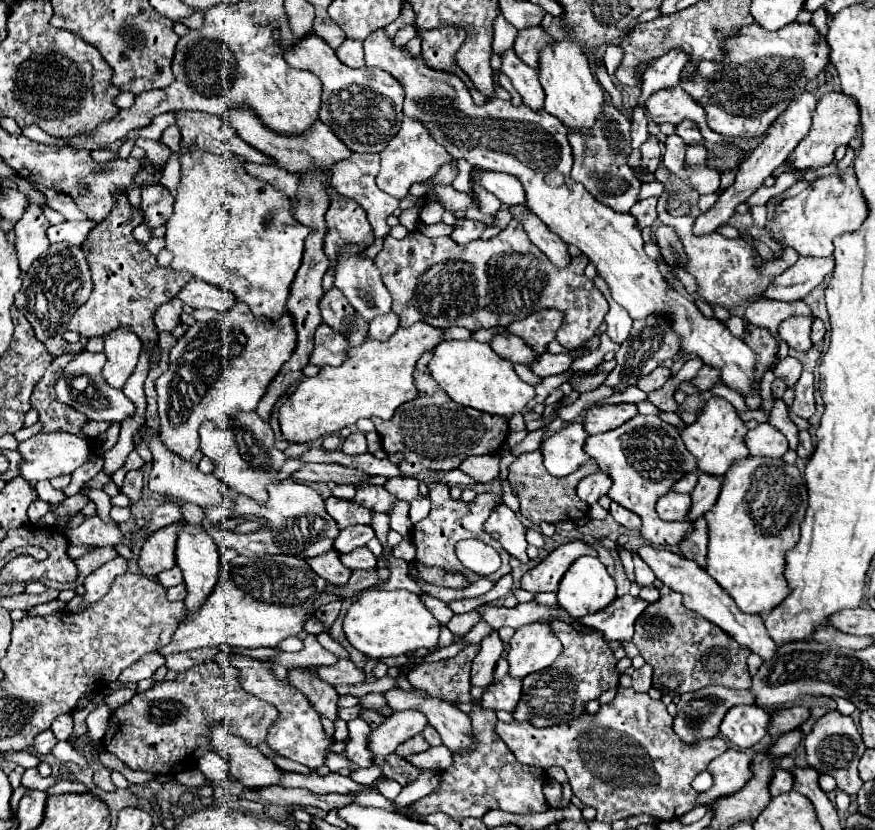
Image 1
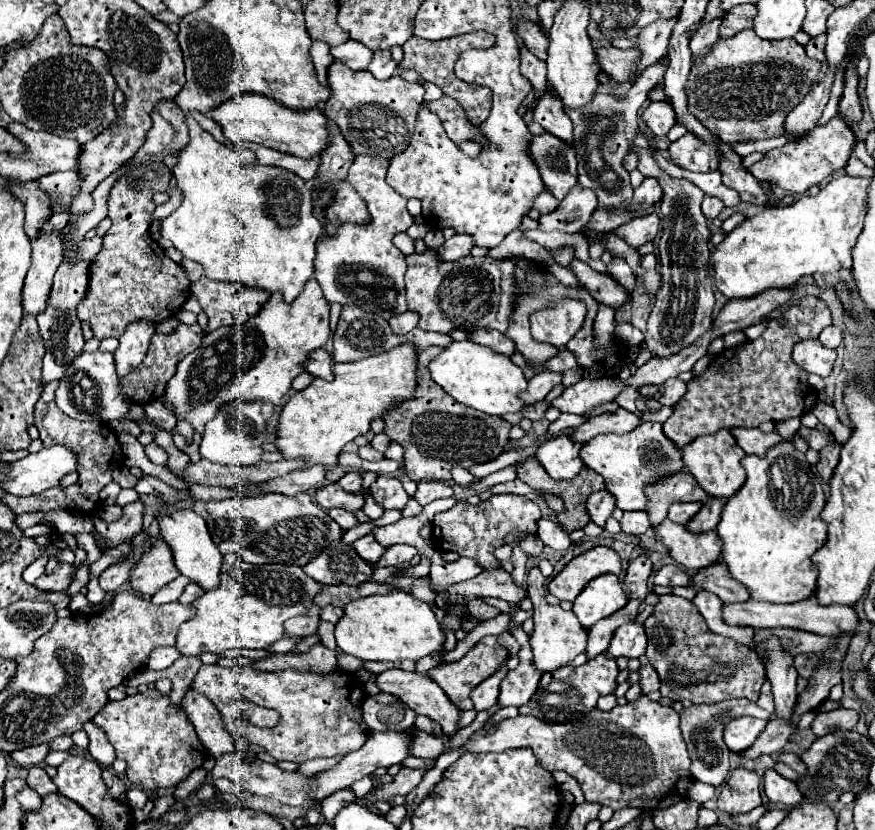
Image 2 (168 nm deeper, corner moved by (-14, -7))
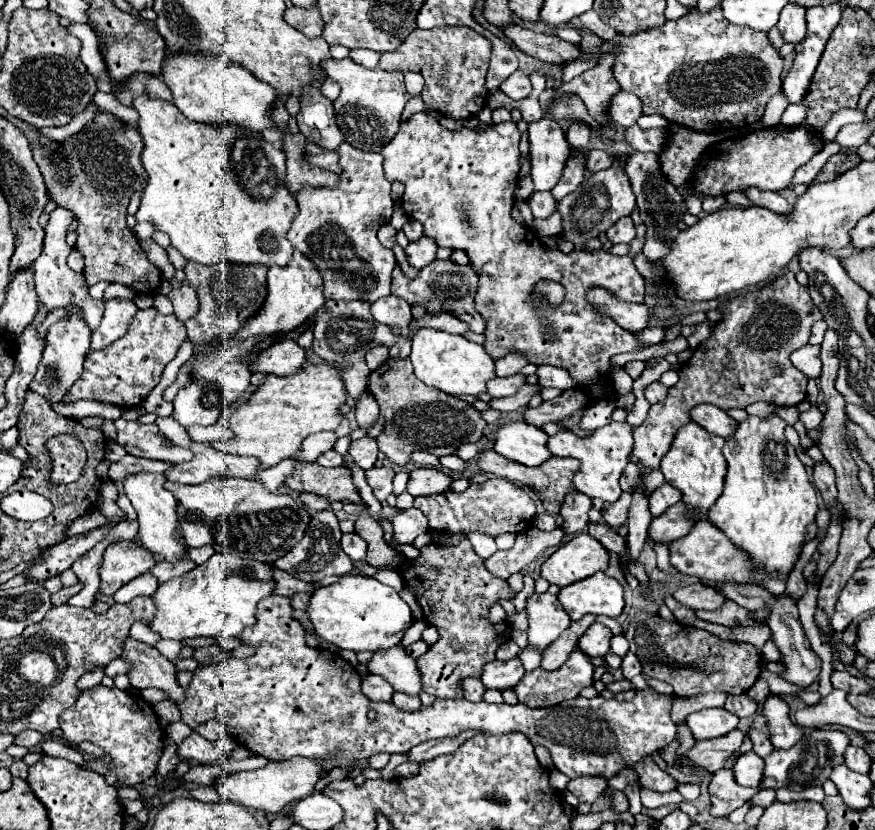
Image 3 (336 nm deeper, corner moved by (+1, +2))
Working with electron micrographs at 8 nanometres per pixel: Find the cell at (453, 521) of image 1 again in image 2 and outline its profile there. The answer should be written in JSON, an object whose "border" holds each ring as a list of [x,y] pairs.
{"border":[[[493,495],[489,501],[469,505],[457,501],[449,511],[437,513],[433,519],[433,543],[439,551],[453,551],[459,557],[471,557],[483,571],[503,571],[493,551],[505,543],[505,535],[511,533],[515,539],[519,533],[535,533],[541,511],[535,501],[521,495]]]}

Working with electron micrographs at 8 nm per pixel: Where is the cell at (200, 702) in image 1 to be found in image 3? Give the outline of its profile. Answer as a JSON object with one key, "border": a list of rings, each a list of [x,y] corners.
{"border":[[[96,686],[82,690],[74,708],[60,714],[62,738],[78,748],[84,740],[98,744],[114,764],[114,772],[120,786],[136,786],[142,780],[156,774],[156,764],[162,756],[164,730],[156,724],[156,714],[152,706],[126,690]]]}

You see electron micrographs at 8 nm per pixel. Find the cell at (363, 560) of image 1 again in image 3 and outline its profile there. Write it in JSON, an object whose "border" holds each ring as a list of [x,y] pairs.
{"border":[[[418,508],[402,510],[392,518],[394,524],[394,538],[400,544],[412,544],[416,536],[428,532],[428,518]]]}

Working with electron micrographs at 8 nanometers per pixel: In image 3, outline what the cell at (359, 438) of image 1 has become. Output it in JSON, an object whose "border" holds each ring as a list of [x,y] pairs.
{"border":[[[364,436],[360,440],[354,440],[350,444],[350,450],[348,454],[354,458],[354,462],[362,468],[362,470],[368,470],[376,464],[376,456],[378,456],[378,446],[376,446],[376,440],[370,438],[370,436]]]}

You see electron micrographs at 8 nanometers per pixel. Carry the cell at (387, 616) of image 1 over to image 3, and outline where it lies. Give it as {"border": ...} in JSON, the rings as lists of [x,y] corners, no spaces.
{"border":[[[346,574],[338,582],[312,592],[306,614],[320,638],[354,652],[392,648],[412,626],[412,612],[400,594],[382,582],[360,574]]]}

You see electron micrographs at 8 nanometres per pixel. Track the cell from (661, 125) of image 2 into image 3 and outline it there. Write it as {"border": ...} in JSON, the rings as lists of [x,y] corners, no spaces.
{"border":[[[620,90],[616,92],[616,96],[612,96],[608,106],[608,120],[612,120],[614,126],[628,128],[640,116],[642,116],[642,102],[636,96],[632,96],[632,92]]]}

